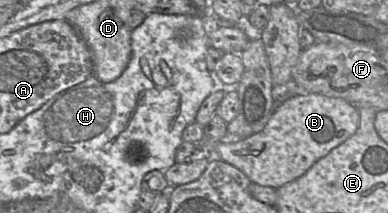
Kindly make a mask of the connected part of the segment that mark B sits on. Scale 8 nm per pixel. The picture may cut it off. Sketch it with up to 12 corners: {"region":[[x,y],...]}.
{"region":[[294,90],[262,131],[213,153],[278,189],[359,127],[341,98]]}

